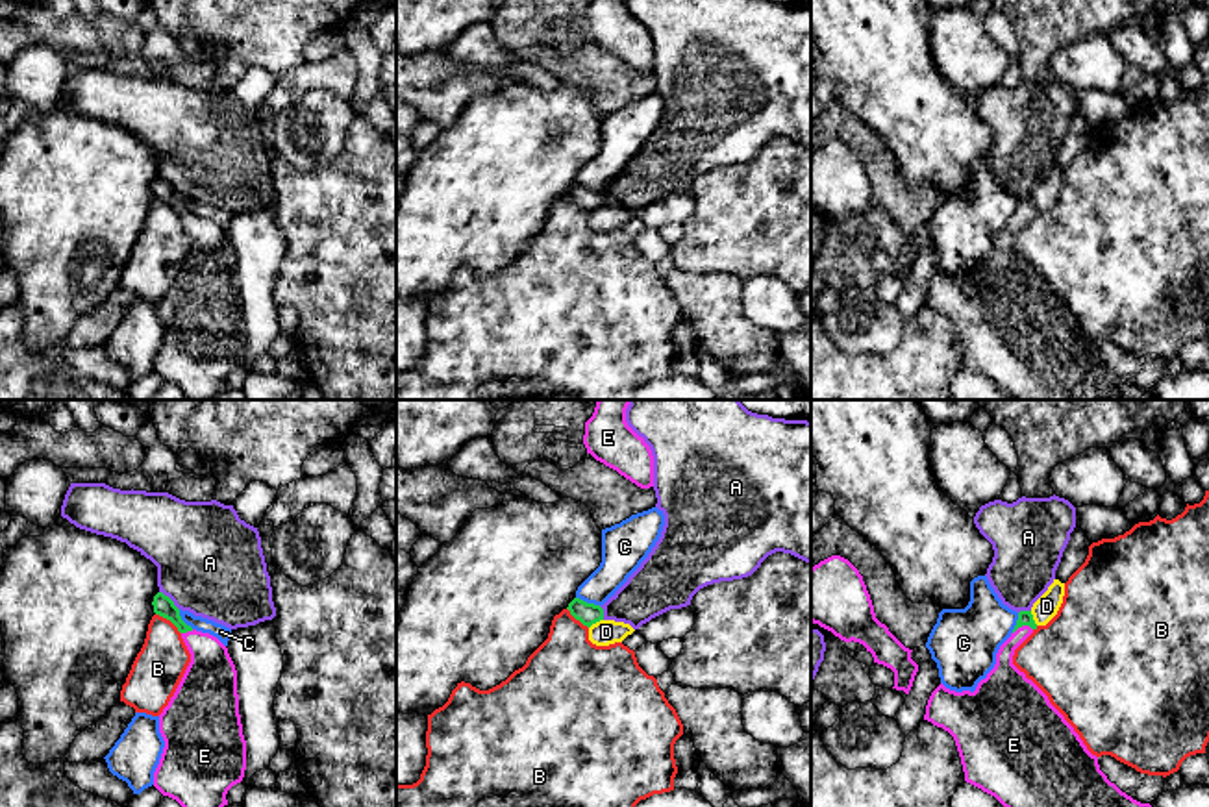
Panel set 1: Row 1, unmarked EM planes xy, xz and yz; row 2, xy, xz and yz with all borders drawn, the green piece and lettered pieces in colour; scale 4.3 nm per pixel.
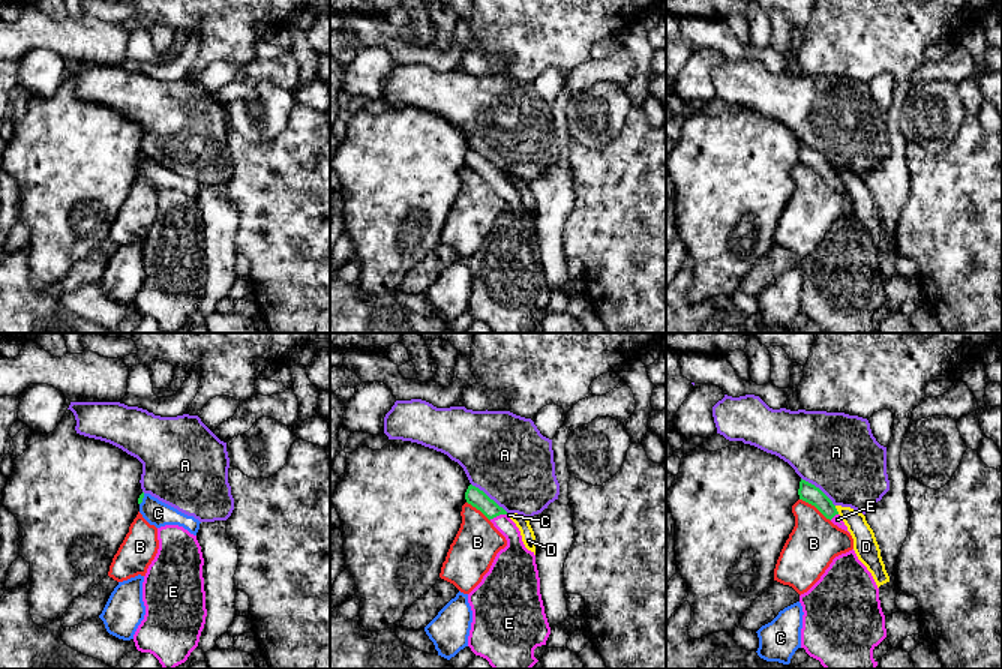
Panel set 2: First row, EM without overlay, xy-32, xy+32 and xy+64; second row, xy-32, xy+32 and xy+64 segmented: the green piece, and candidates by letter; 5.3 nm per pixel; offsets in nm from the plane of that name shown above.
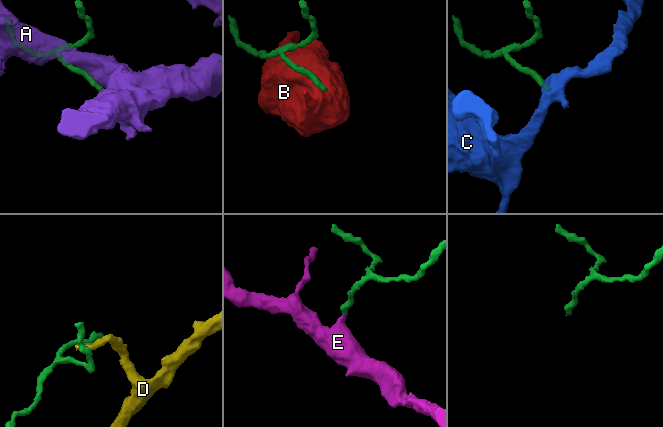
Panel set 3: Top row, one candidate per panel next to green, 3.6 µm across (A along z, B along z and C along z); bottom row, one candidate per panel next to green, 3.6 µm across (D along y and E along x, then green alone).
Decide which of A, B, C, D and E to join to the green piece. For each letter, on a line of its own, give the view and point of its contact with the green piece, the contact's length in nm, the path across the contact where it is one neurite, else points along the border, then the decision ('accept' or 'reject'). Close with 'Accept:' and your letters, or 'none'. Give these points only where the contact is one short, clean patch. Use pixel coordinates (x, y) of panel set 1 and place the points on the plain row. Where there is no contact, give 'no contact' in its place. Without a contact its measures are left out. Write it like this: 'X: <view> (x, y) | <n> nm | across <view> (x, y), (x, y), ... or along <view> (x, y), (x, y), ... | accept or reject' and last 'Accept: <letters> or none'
A: xy (171, 186) | 120 nm | reject
B: xy (169, 204) | 140 nm | reject
C: xz (585, 187) | 110 nm | along xz (576, 182), (598, 191) | reject
D: xz (595, 208) | 80 nm | reject
E: yz (1022, 210) | 90 nm | across yz (1024, 202), (1022, 210), (1004, 241), (1004, 263) | accept
Accept: E

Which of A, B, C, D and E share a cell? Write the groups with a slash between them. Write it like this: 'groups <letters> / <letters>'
groups A / B / C / D / E

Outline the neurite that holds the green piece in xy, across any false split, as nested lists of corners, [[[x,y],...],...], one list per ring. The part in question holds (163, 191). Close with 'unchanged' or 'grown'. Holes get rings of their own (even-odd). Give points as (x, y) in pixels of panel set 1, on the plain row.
[[[157,178],[154,198],[170,205],[191,239],[191,248],[159,300],[159,318],[165,333],[154,357],[154,372],[176,385],[187,400],[215,400],[228,391],[228,376],[241,368],[246,355],[246,326],[239,300],[237,255],[228,233],[213,220],[187,211],[174,187]]] | grown

